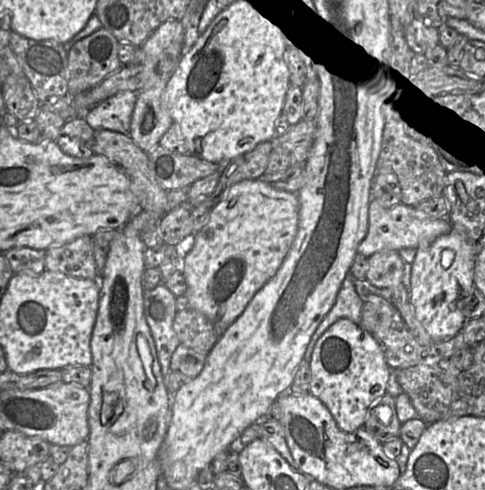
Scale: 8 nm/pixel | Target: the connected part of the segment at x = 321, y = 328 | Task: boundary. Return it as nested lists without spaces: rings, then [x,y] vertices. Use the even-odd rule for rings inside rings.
[[[348,272],[337,294],[333,307],[323,318],[313,336],[311,337],[311,340],[303,356],[305,361],[310,360],[316,342],[337,320],[341,318],[347,318],[360,326],[362,306],[364,302],[355,290],[354,279],[355,278]]]

